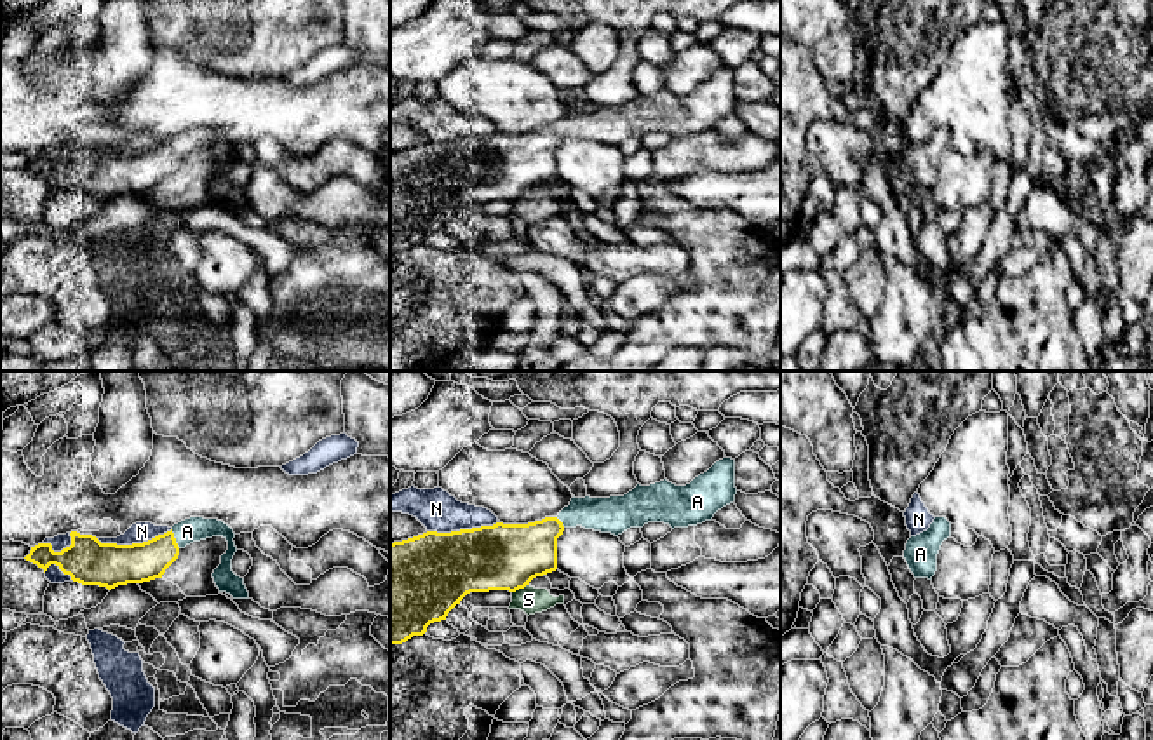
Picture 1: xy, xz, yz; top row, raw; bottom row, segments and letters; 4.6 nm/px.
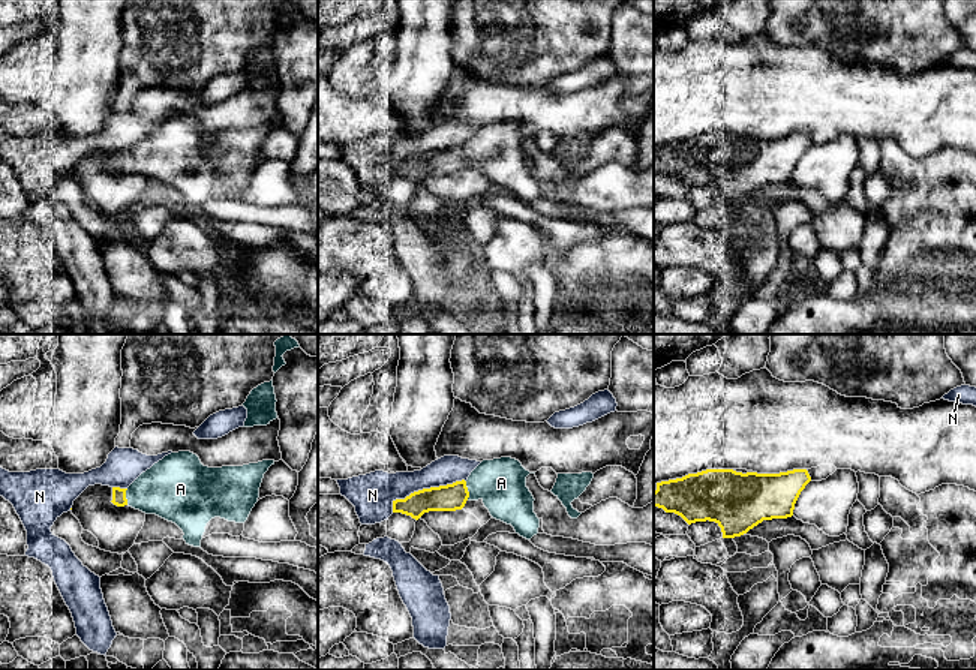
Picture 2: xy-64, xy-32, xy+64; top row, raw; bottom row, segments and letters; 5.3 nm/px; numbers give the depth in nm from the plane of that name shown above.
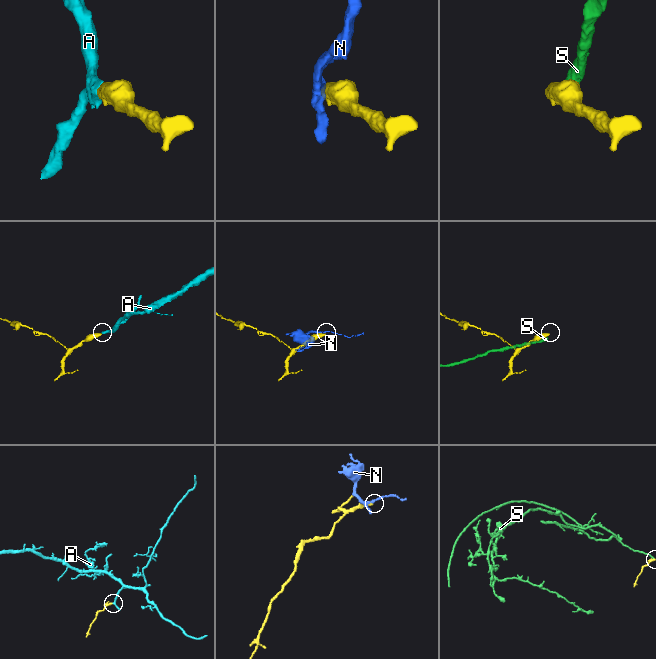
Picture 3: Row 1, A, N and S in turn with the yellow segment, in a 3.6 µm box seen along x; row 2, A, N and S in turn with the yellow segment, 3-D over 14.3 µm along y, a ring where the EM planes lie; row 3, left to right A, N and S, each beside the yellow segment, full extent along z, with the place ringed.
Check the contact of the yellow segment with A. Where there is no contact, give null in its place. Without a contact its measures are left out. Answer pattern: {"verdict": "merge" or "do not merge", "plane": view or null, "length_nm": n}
{"verdict": "merge", "plane": "xy", "length_nm": 100}

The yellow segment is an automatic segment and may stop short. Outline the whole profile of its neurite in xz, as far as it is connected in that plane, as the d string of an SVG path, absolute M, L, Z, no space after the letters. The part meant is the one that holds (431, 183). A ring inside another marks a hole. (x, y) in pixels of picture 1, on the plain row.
M723 68L686 96L667 89L641 96L624 106L571 108L557 127L528 134L481 136L451 143L427 141L390 153L390 254L402 254L413 246L423 246L434 232L448 223L470 202L509 200L529 195L536 186L557 179L557 148L566 138L582 136L601 143L622 145L648 132L674 138L697 136L711 131L718 120L735 111L735 70Z

